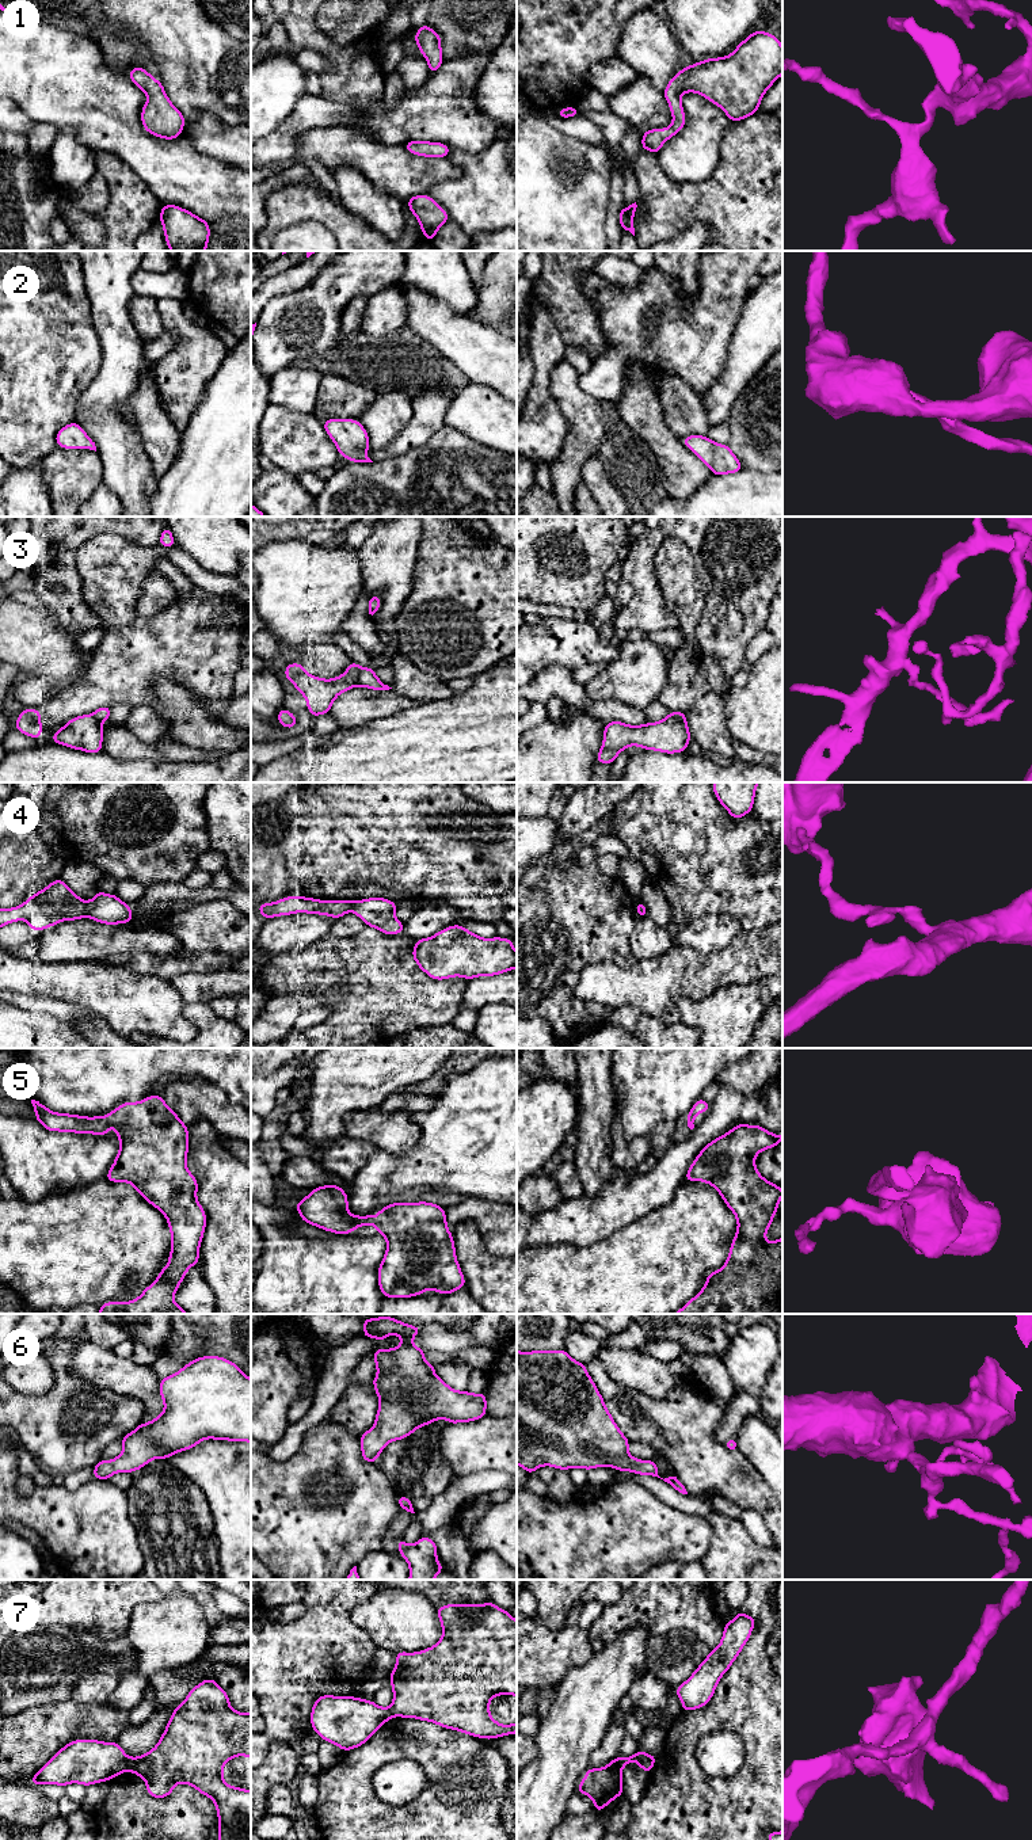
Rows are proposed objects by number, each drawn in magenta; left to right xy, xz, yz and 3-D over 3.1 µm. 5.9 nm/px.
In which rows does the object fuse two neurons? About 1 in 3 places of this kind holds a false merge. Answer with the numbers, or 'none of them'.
3, 4, 7

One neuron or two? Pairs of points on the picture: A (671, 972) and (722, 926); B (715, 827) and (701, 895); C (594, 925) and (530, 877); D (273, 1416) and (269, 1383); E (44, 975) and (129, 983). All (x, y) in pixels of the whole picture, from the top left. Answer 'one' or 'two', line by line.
A: two
B: one
C: one
D: one
E: one

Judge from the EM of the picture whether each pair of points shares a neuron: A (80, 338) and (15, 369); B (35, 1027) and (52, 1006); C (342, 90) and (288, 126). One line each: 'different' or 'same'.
A: same
B: different
C: different

